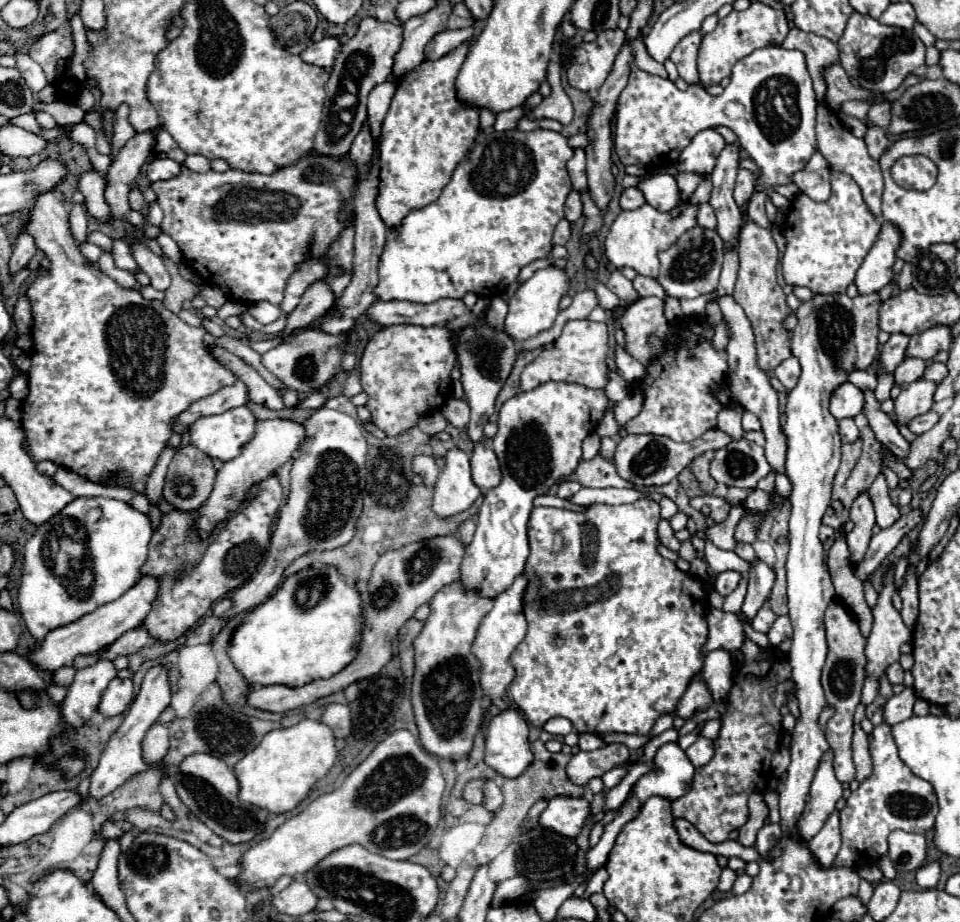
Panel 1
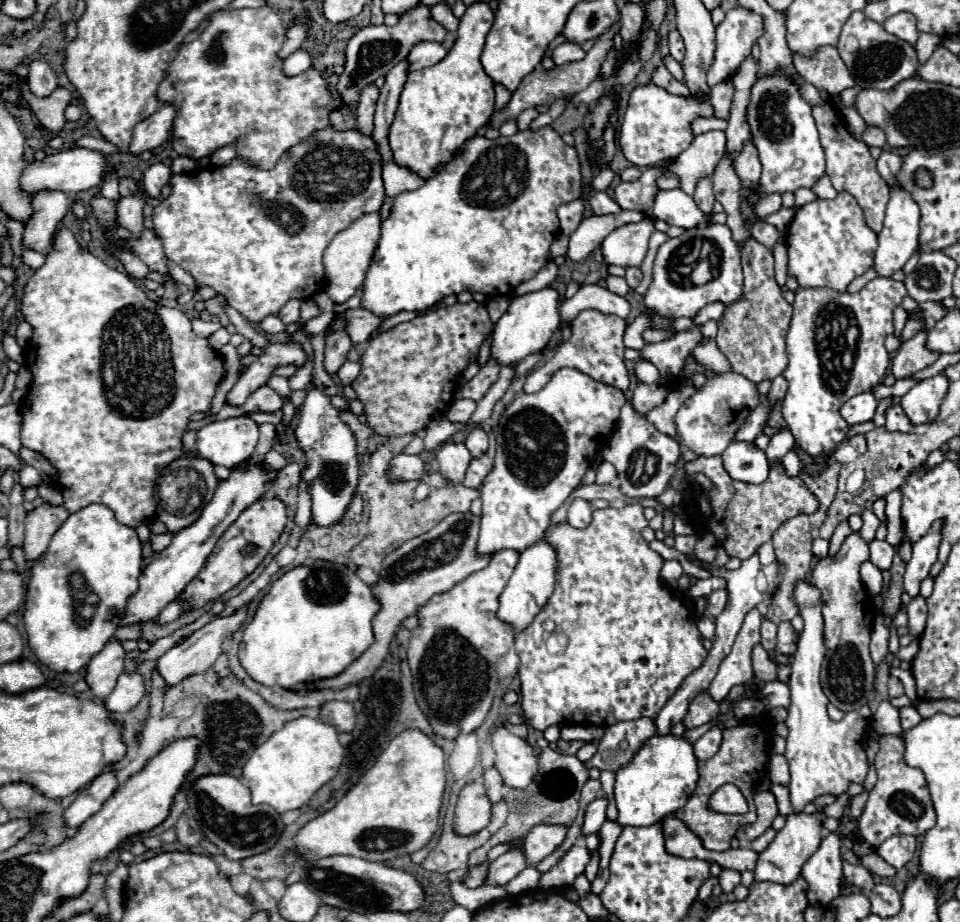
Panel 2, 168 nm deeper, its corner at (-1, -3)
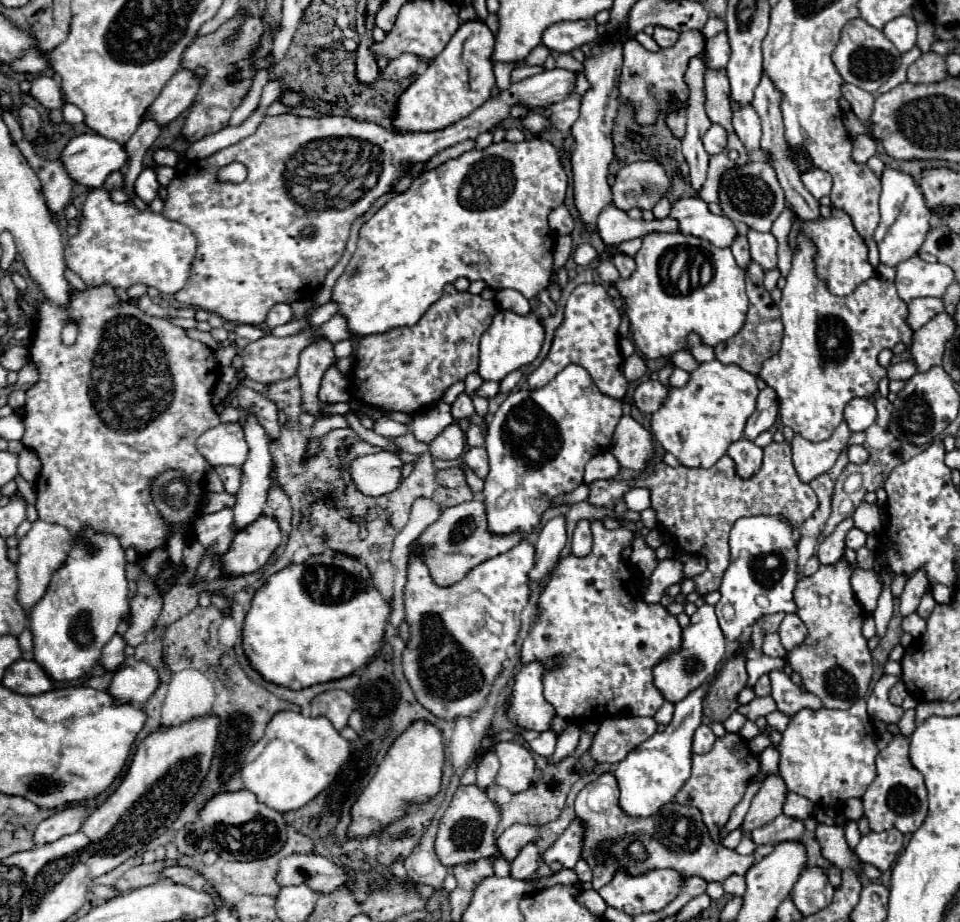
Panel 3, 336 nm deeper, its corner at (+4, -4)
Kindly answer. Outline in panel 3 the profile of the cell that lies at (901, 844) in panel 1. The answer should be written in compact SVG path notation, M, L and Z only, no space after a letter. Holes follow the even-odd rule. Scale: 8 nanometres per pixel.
M881 831L869 833L861 837L857 845L857 857L865 863L875 865L879 871L887 871L899 857L903 849L903 833L901 831Z

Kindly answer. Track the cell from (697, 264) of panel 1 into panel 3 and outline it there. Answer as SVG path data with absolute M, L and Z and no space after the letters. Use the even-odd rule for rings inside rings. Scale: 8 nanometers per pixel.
M653 231L651 235L645 235L643 245L635 255L635 273L629 279L619 279L615 283L621 297L627 301L633 341L649 359L669 357L679 349L687 349L685 337L693 331L701 335L703 343L713 347L725 339L731 339L745 323L745 271L735 263L729 247L719 249L711 245L707 249L713 265L713 279L707 285L689 289L687 293L679 291L677 283L687 265L691 247L695 247L695 243L689 235Z

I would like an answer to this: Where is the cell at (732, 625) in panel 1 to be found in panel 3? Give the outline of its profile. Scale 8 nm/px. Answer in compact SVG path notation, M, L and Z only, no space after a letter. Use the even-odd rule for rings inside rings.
M781 669L771 671L769 679L771 679L771 697L777 703L777 711L781 711L783 715L791 717L803 707L811 707L811 709L823 707L823 703L813 693L801 691L795 683L791 683L789 675L785 675Z

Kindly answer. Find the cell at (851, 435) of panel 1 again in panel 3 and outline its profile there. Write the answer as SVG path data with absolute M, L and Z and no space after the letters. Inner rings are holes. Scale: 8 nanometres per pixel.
M851 445L849 447L849 461L851 463L863 463L863 461L867 461L867 457L869 457L869 453L863 445Z

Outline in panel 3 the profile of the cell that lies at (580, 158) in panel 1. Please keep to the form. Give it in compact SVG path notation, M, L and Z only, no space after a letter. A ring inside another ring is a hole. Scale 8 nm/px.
M607 205L597 219L597 231L601 239L607 245L617 245L635 237L645 237L651 231L677 231L675 219L657 219L657 221L645 221L645 219L629 219L625 211L619 211L615 205Z

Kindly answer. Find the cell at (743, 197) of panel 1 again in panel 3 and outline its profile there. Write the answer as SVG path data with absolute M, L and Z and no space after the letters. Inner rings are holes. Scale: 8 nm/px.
M731 103L731 109L733 109L733 129L743 141L747 153L753 155L755 151L759 151L759 139L761 139L759 115L751 105L735 107L735 103Z

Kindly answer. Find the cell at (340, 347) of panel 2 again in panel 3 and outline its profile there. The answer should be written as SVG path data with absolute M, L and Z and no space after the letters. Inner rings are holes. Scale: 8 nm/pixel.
M331 365L321 381L321 389L319 389L319 397L325 403L339 403L339 401L349 401L349 381L339 373L339 369L335 365Z

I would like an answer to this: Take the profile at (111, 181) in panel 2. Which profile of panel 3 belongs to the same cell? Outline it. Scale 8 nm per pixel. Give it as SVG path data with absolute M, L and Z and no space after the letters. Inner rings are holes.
M97 187L89 191L87 201L83 203L79 235L69 239L65 247L65 263L91 287L109 283L113 287L127 289L133 283L145 283L149 287L157 287L161 295L175 295L187 283L191 259L195 257L195 247L197 247L197 241L189 227L169 221L161 213L151 213L149 209L137 213L137 209L131 203L113 203L109 191L103 187Z

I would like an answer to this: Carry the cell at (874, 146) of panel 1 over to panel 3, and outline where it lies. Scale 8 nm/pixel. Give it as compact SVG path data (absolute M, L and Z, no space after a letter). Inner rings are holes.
M885 167L883 175L881 175L881 185L883 185L883 193L879 199L881 221L877 225L873 239L877 243L881 263L889 265L889 267L897 267L899 263L911 259L919 251L919 247L929 231L931 211L927 209L925 199L911 175L899 171L899 169Z

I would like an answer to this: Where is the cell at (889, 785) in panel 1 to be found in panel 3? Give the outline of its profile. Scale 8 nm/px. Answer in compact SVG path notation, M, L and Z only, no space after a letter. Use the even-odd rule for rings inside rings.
M901 733L895 735L893 741L877 755L875 767L877 777L861 797L871 831L879 833L899 829L901 833L915 833L927 817L927 791L923 785L923 775L909 761L909 737Z

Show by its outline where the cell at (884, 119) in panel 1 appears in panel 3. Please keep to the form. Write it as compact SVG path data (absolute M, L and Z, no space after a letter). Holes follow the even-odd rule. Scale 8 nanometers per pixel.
M869 135L853 137L853 159L857 163L865 163L875 153L877 153L877 143Z

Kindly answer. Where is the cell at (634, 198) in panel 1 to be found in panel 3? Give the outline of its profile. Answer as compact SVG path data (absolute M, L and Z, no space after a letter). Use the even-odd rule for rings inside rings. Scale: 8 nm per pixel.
M639 161L625 165L617 173L617 181L611 187L613 205L621 211L629 211L633 207L653 209L655 203L665 195L669 187L669 177L663 167L655 161Z

